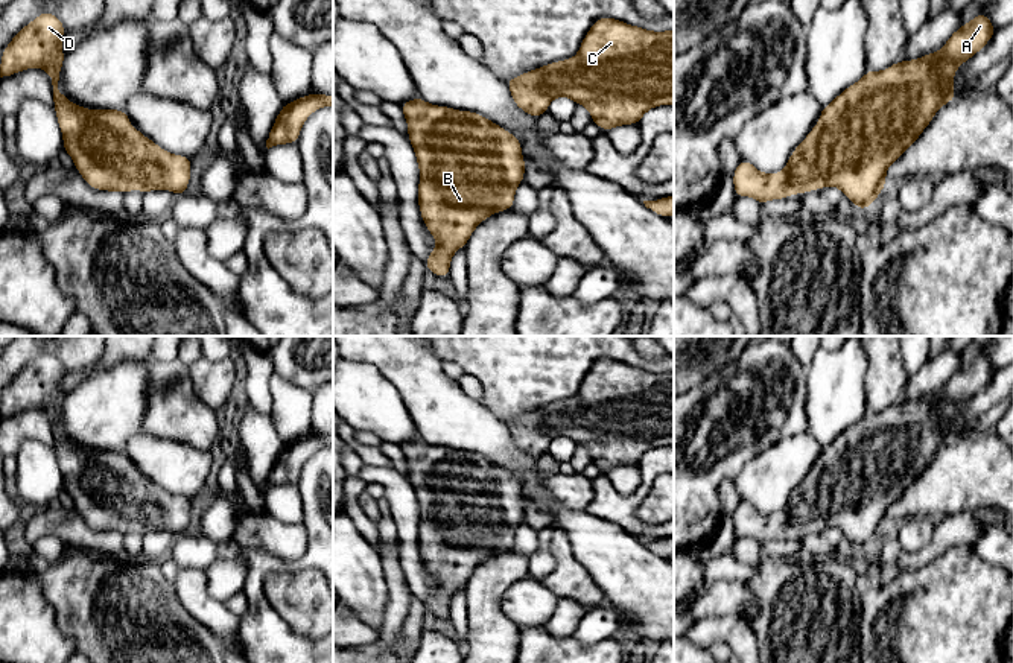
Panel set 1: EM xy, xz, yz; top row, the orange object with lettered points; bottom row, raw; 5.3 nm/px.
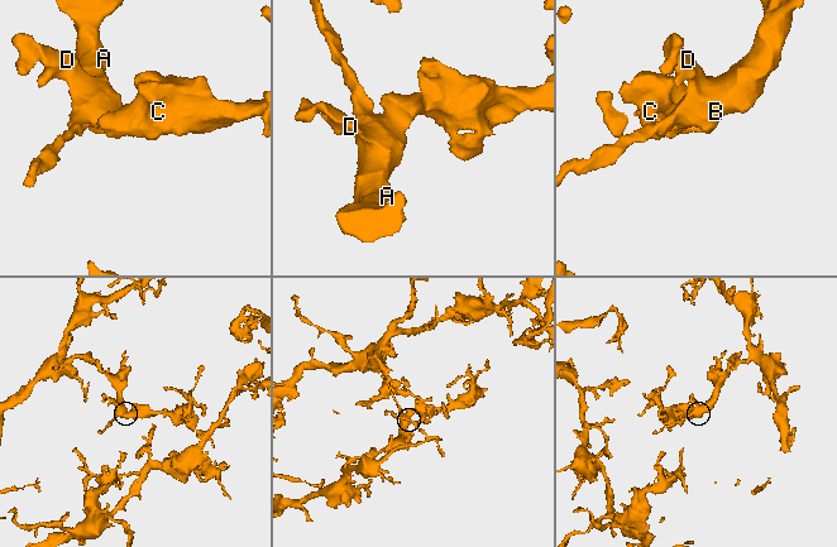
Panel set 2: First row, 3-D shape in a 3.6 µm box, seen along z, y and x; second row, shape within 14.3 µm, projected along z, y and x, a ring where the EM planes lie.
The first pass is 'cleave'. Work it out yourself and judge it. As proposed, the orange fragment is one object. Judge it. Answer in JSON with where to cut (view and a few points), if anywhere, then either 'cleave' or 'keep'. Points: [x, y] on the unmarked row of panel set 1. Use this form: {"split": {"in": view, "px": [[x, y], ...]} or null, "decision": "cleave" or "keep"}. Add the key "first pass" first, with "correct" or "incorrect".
{"first pass": "incorrect", "split": null, "decision": "keep"}

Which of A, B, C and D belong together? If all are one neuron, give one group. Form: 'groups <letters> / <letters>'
groups A B C D

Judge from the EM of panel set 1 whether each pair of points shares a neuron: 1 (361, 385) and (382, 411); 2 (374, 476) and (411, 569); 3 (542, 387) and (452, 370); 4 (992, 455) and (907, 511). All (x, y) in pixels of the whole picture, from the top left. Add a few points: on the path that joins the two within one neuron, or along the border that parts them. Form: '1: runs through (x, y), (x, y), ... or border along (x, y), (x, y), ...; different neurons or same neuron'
1: runs through (362, 391), (376, 405); same neuron
2: runs through (399, 494), (406, 514), (409, 545); same neuron
3: border along (441, 359), (455, 362), (464, 371); different neurons
4: runs through (971, 473), (928, 494); same neuron

